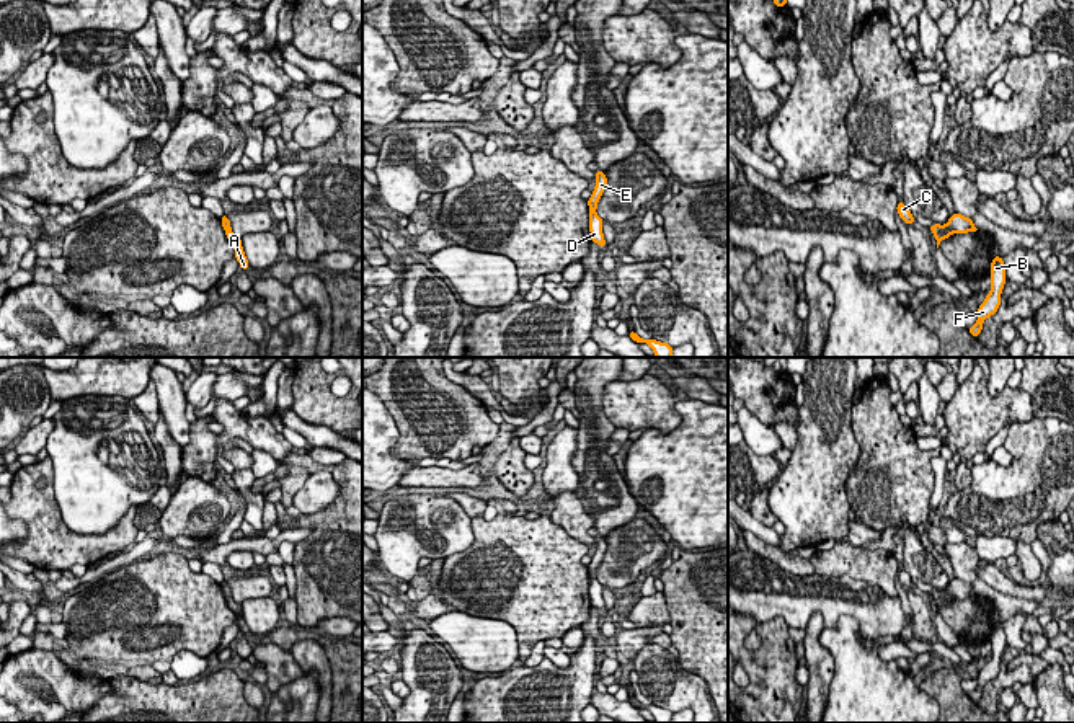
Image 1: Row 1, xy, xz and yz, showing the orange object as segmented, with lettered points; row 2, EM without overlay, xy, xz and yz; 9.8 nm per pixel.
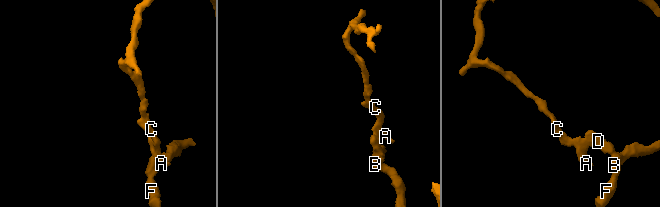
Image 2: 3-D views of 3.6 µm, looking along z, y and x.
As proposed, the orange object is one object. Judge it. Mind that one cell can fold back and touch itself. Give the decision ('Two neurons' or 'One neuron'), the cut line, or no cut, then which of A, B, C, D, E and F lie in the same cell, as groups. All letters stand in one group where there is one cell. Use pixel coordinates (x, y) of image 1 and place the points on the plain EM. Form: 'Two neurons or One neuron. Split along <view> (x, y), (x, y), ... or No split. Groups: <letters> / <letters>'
Two neurons. Split along yz (947, 589), (952, 598). Groups: A C E / B D F

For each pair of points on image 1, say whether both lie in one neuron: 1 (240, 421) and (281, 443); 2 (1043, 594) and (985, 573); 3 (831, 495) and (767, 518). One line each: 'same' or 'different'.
1: same
2: same
3: different

